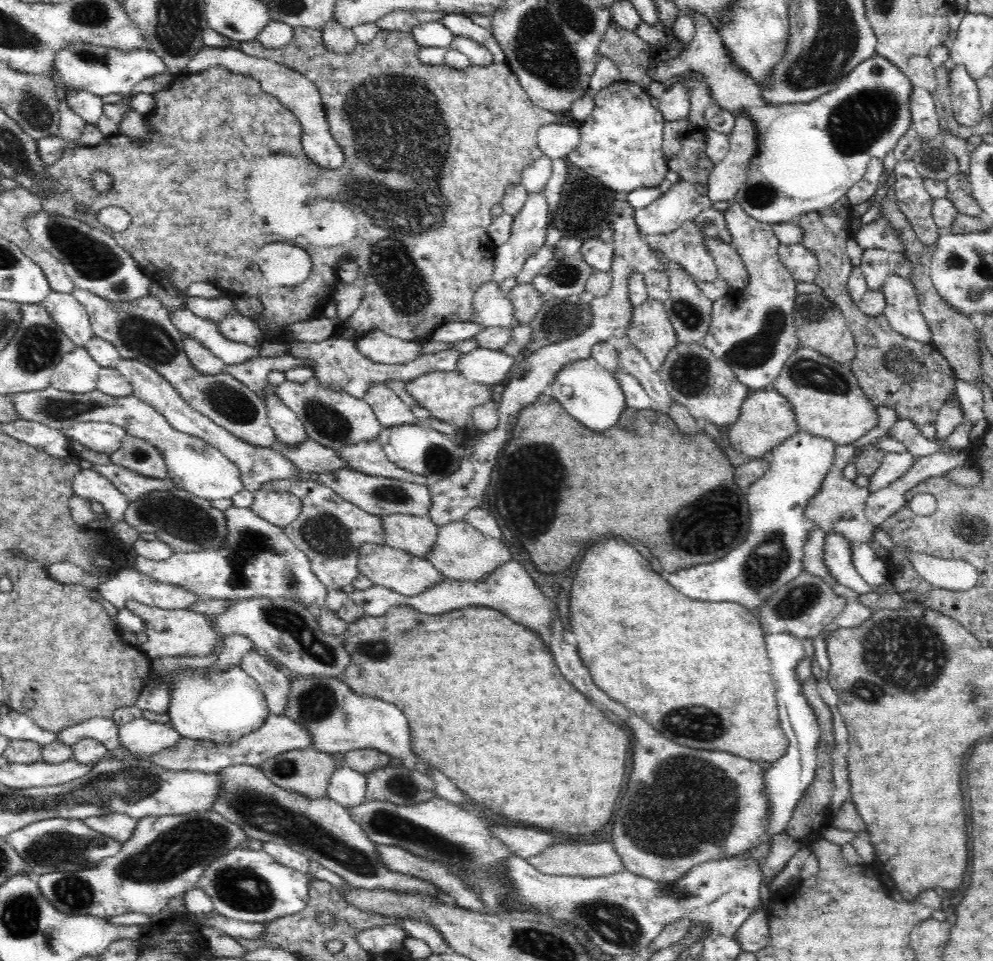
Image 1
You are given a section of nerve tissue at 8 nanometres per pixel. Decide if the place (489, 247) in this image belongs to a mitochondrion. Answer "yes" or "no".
no

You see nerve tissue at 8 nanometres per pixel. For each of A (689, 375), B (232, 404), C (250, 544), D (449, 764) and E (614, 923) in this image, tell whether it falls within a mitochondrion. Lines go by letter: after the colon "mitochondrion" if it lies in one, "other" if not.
A: mitochondrion
B: mitochondrion
C: mitochondrion
D: other
E: mitochondrion

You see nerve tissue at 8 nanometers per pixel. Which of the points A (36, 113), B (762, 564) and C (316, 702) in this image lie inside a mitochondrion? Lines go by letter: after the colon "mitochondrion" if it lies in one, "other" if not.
A: mitochondrion
B: mitochondrion
C: mitochondrion

